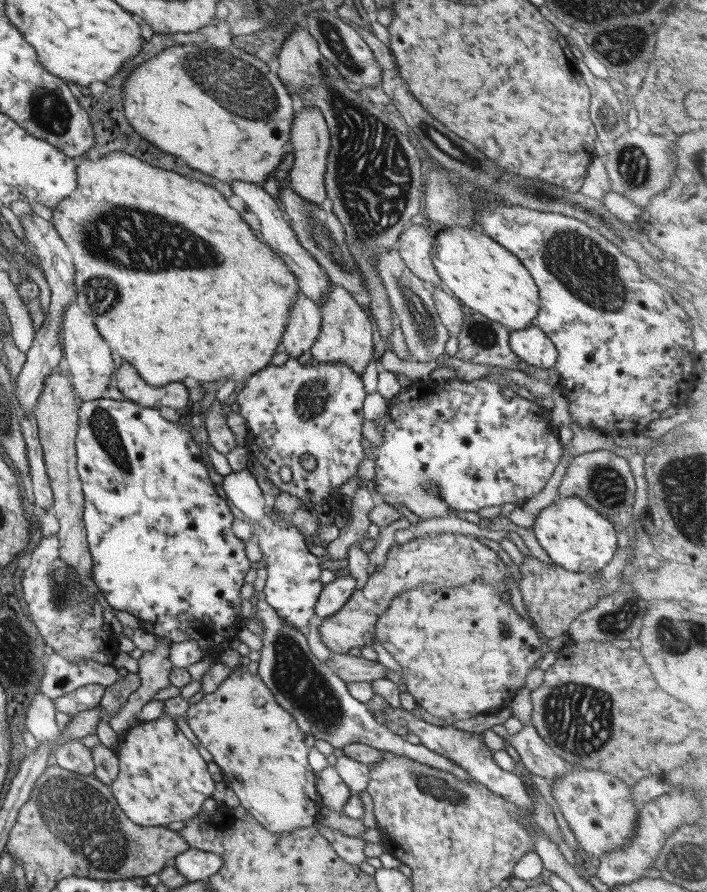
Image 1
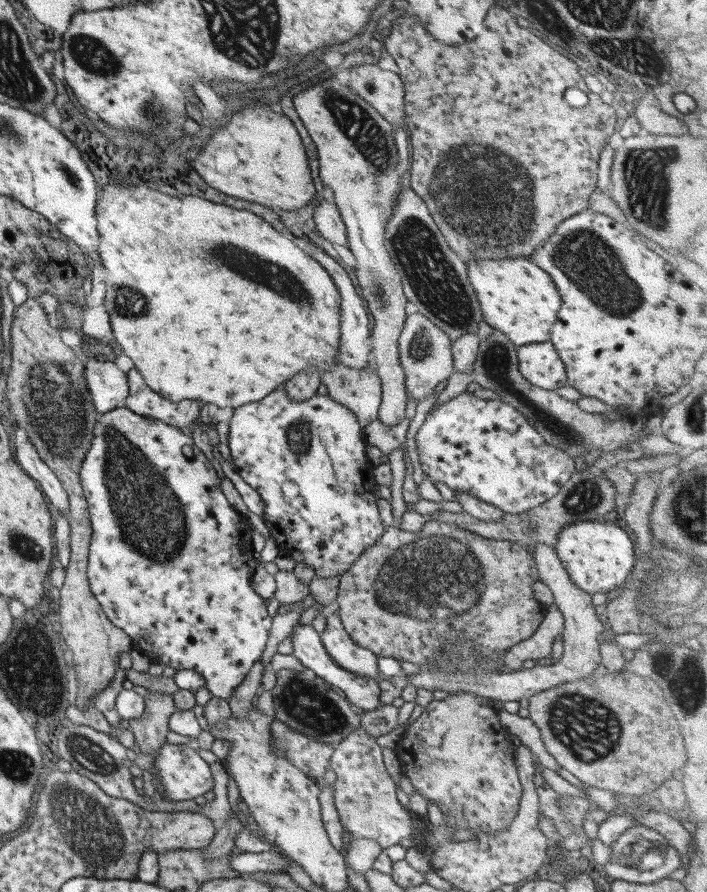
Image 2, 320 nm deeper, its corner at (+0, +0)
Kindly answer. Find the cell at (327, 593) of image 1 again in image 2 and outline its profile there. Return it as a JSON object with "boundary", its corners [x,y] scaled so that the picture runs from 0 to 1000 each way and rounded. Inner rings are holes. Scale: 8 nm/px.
{"boundary":[[[472,683],[463,686],[461,701],[454,707],[454,723],[471,743],[508,759],[535,761],[533,737],[522,729],[504,724],[481,698]]]}

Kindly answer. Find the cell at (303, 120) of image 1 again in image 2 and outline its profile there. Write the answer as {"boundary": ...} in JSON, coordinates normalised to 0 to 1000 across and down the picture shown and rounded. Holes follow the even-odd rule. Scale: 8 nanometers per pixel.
{"boundary":[[[453,224],[451,229],[443,234],[443,249],[446,256],[451,258],[454,267],[470,274],[481,274],[492,278],[488,253],[482,249],[478,233],[468,226]]]}

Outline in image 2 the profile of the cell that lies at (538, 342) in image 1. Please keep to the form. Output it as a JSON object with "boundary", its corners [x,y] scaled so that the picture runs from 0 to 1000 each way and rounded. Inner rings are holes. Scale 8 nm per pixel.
{"boundary":[[[777,381],[731,388],[730,407],[737,422],[760,435],[785,438],[801,432],[798,408]]]}

